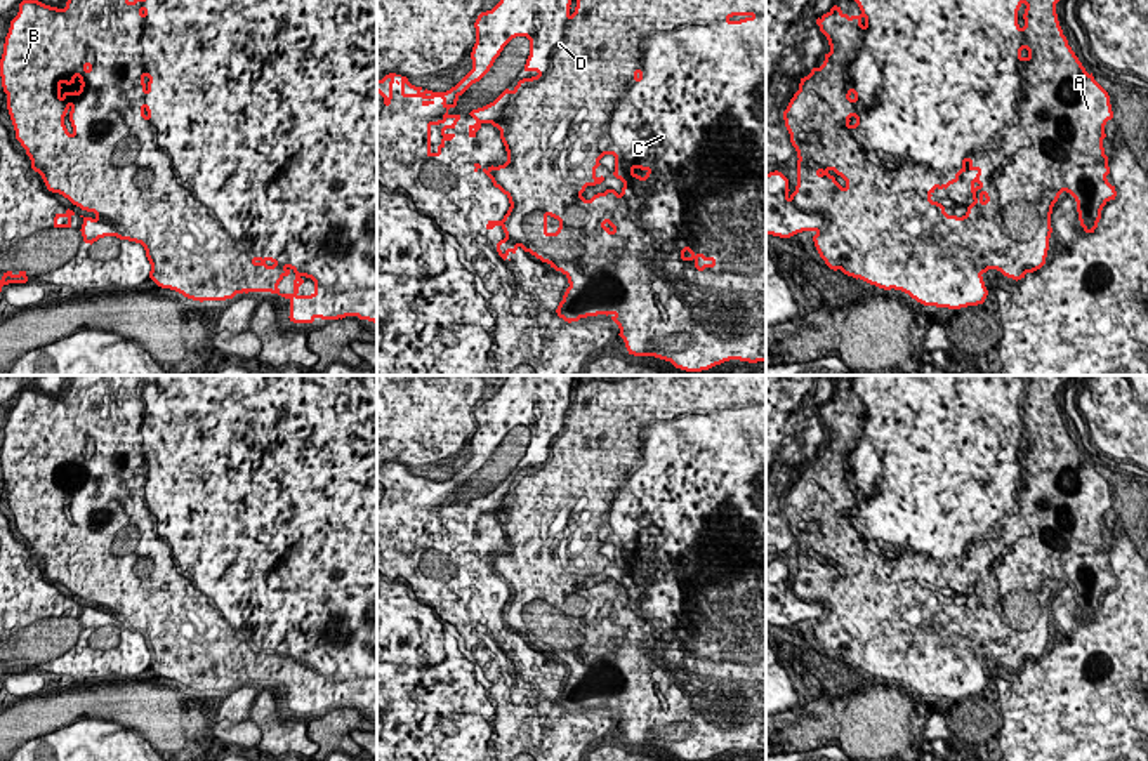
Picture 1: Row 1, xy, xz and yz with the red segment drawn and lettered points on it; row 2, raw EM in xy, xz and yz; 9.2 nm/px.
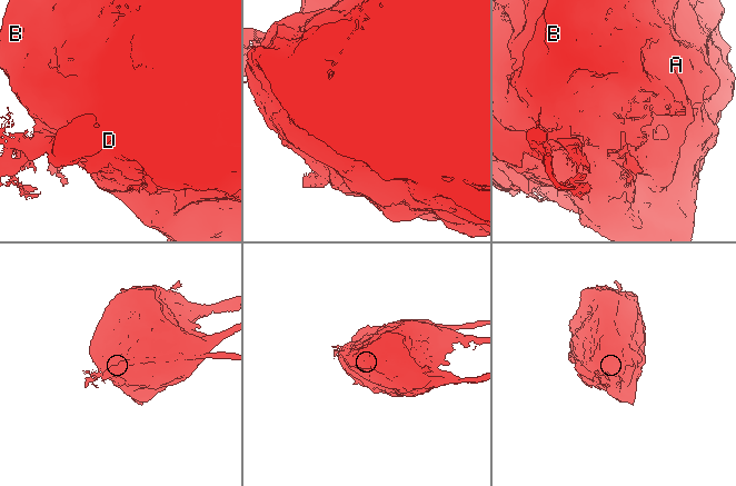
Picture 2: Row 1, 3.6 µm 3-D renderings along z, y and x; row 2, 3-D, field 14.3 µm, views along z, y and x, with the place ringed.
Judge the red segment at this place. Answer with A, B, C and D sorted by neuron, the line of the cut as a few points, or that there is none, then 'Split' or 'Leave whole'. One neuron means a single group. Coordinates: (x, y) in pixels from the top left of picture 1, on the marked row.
Groups: A B C / D. Split along xy (207, 207), (193, 198), (183, 228), (141, 238), (96, 212). Split

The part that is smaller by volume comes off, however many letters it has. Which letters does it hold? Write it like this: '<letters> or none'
D

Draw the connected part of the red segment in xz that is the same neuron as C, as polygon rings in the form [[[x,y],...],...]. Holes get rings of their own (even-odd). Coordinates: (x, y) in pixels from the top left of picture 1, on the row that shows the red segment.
[[[577,0],[563,45],[549,61],[549,73],[535,87],[523,87],[514,103],[516,113],[504,141],[507,162],[495,167],[495,179],[516,200],[504,233],[568,278],[558,316],[571,323],[610,314],[629,354],[655,356],[686,372],[709,370],[729,360],[766,361],[766,0]],[[547,106],[556,106],[559,115],[551,115],[542,127],[538,122]],[[564,115],[575,116],[568,134],[559,142],[549,142],[544,129],[559,127]],[[604,155],[615,156],[613,175],[623,182],[622,193],[606,189],[585,200],[585,188],[604,181],[596,175]]]

